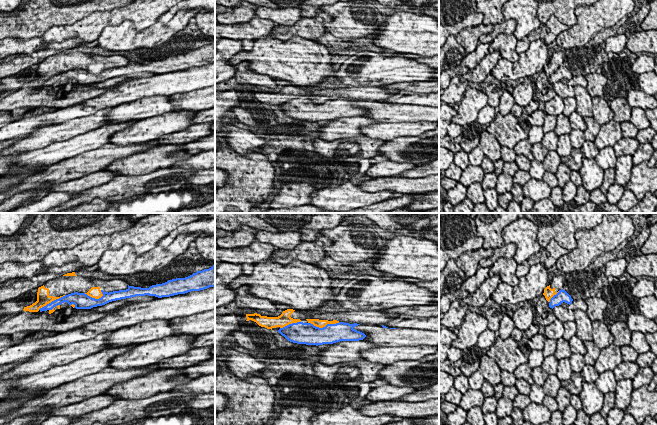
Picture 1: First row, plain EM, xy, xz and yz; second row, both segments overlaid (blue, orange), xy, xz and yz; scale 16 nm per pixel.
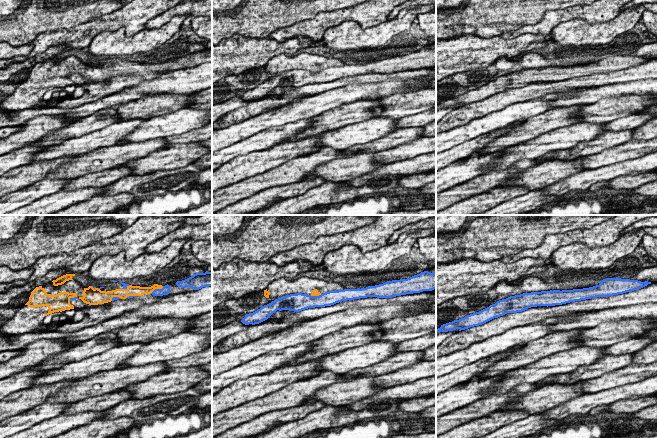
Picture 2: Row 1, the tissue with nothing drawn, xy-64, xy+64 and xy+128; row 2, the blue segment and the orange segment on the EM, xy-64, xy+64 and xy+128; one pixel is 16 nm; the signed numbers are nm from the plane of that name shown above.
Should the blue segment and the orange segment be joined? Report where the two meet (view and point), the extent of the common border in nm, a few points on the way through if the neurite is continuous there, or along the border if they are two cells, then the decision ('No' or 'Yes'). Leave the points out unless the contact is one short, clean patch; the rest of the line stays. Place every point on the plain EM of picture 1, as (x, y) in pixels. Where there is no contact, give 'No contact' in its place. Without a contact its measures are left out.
Touches blue at xz (323, 103). Shared border 500 nm. No

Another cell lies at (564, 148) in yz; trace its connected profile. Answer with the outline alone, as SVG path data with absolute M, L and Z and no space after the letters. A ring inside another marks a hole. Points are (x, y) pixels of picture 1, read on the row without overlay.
M563 134L559 136L558 148L556 151L560 155L560 157L565 157L570 155L572 148L573 147L571 145L569 134Z

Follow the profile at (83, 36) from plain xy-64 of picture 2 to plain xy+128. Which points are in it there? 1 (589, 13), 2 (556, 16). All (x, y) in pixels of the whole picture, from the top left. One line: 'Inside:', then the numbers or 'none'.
Inside: 1, 2

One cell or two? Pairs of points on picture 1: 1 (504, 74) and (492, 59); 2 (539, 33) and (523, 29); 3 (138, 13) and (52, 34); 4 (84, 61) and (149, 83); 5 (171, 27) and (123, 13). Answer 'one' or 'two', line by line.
1: two
2: two
3: one
4: two
5: two

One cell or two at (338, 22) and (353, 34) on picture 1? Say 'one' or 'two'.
one

